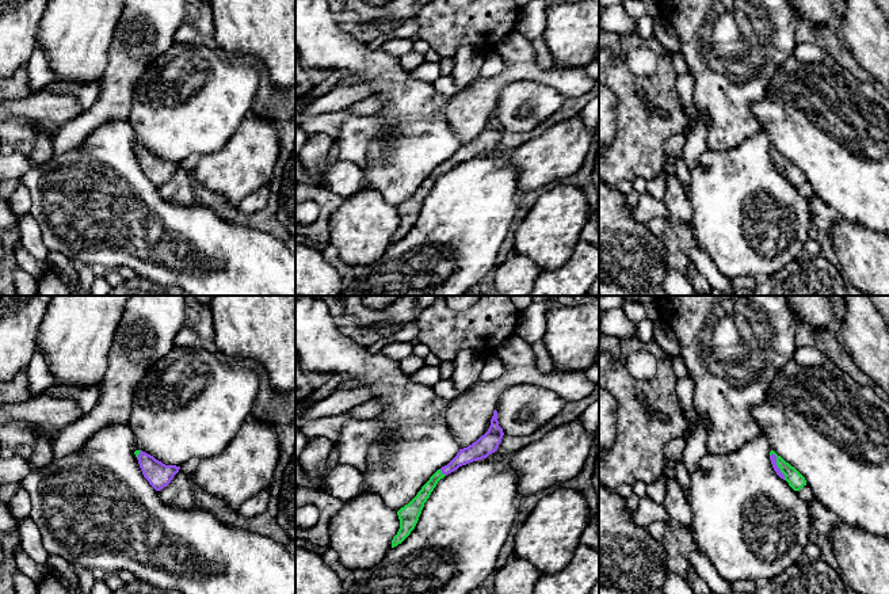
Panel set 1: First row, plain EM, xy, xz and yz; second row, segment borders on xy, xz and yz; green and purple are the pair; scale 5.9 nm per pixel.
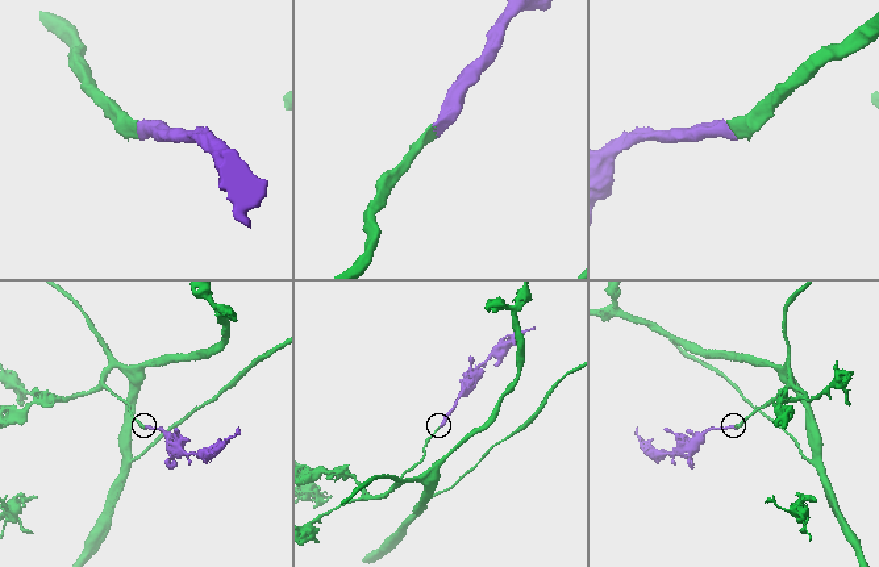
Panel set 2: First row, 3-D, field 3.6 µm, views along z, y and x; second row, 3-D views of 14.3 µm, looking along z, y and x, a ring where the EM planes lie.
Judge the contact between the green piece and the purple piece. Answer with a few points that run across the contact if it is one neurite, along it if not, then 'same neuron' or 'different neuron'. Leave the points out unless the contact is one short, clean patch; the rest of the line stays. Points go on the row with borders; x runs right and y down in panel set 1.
line yz (796, 480), (777, 464), (773, 457); same neuron

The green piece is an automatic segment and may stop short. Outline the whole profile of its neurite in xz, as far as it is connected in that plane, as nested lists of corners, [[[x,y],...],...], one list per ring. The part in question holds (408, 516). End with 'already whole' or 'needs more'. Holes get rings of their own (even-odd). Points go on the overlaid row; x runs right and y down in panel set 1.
[[[495,410],[488,431],[468,448],[459,449],[457,456],[447,465],[438,469],[421,487],[417,495],[397,511],[400,529],[392,540],[392,548],[401,544],[415,529],[424,503],[430,498],[438,481],[446,475],[457,471],[459,467],[487,458],[489,454],[495,453],[501,442],[503,435],[503,429],[499,426],[497,420],[497,411]]]; needs more

